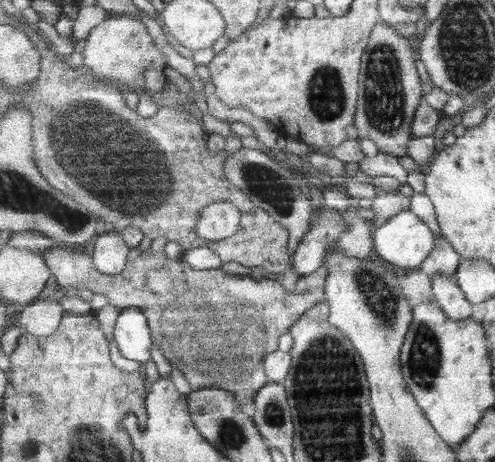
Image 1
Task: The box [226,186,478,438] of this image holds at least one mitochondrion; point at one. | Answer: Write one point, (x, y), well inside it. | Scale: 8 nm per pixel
(424, 359)

